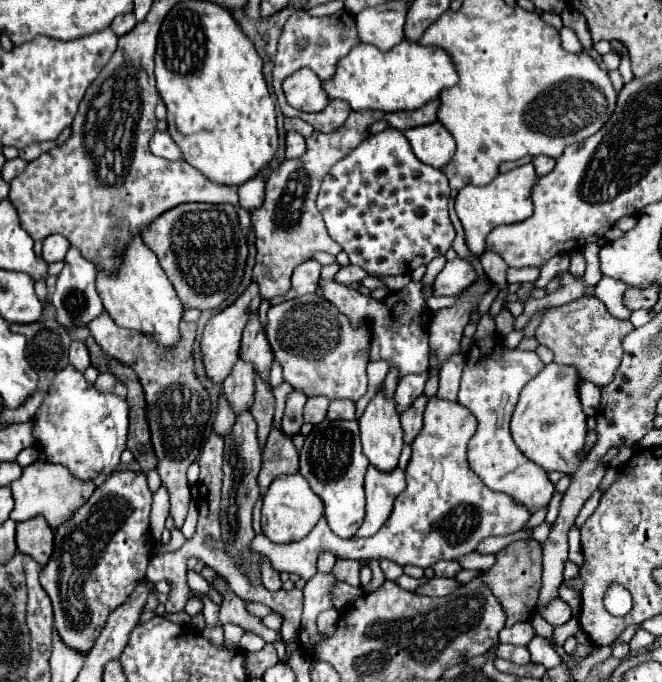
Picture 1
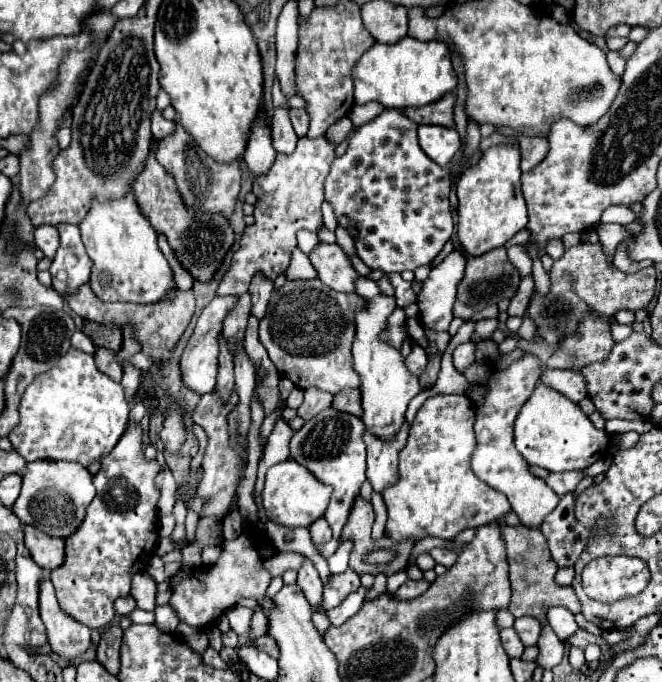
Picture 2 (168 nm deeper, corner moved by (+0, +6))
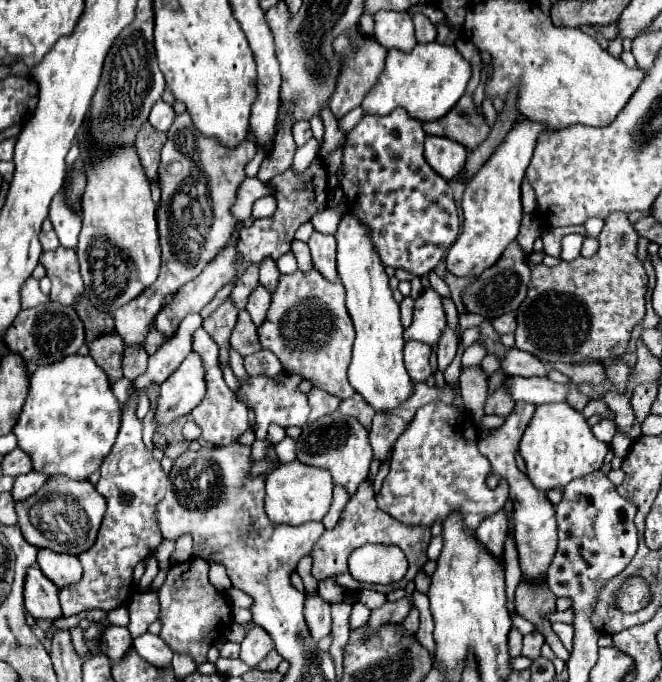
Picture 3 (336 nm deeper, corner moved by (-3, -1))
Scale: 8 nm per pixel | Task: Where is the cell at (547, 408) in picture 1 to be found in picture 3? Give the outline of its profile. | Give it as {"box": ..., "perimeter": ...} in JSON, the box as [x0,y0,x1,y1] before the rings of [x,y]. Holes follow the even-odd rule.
{"box":[520,403,608,491],"perimeter":[[[568,403],[538,405],[520,441],[520,455],[528,471],[526,475],[530,477],[534,487],[542,491],[564,487],[576,477],[598,471],[604,465],[606,453],[608,445],[594,437],[584,415],[572,409]]]}

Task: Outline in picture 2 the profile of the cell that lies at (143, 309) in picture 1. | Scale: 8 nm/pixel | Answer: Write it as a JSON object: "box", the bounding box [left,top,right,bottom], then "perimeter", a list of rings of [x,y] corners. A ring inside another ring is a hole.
{"box":[79,190,175,304],"perimeter":[[[133,190],[121,198],[109,198],[107,202],[93,200],[79,230],[93,262],[89,284],[101,300],[153,304],[167,298],[167,292],[175,286],[173,272],[157,246],[157,232],[137,206]]]}

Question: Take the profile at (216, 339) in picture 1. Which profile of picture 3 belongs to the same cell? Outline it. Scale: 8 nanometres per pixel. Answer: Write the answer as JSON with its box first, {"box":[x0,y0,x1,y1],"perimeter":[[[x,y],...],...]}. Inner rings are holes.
{"box":[156,351,206,425],"perimeter":[[[192,351],[180,367],[162,383],[156,423],[166,425],[172,419],[188,415],[206,395],[204,363],[200,353]]]}

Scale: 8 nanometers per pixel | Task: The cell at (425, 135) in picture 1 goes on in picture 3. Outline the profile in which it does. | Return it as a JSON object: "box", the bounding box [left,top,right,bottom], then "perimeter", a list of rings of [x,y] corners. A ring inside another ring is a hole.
{"box":[424,135,468,181],"perimeter":[[[426,135],[424,157],[438,175],[442,175],[446,181],[450,181],[460,171],[460,167],[466,163],[468,149],[448,137]]]}

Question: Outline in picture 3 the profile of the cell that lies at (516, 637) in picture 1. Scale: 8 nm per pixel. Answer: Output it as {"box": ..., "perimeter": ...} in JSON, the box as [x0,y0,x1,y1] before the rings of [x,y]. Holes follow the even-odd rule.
{"box":[522,631,544,659],"perimeter":[[[534,631],[534,633],[528,633],[524,635],[524,649],[522,649],[522,655],[524,657],[530,657],[530,659],[536,659],[540,655],[540,649],[544,645],[544,637]]]}

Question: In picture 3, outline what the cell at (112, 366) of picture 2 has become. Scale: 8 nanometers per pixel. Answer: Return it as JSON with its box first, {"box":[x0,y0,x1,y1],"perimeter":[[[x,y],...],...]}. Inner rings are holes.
{"box":[88,335,124,383],"perimeter":[[[102,335],[88,343],[90,347],[90,357],[104,369],[108,379],[116,383],[122,379],[122,357],[124,357],[124,343],[120,341],[120,335]]]}

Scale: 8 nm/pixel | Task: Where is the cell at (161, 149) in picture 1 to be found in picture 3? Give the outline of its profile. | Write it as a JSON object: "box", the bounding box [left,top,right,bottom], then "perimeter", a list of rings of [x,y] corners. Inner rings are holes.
{"box":[150,99,174,133],"perimeter":[[[162,99],[152,107],[152,113],[150,113],[150,125],[162,133],[166,133],[174,121],[174,111],[172,111],[172,105],[164,103]]]}

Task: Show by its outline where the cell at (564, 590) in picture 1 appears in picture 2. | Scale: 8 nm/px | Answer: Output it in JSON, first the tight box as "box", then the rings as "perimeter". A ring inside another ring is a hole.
{"box":[503,526,581,624],"perimeter":[[[503,526],[503,540],[507,544],[507,558],[509,558],[509,580],[513,588],[509,612],[513,616],[533,616],[541,624],[545,624],[545,612],[551,606],[563,606],[573,614],[581,612],[581,604],[571,586],[561,587],[555,584],[553,576],[557,572],[557,564],[549,554],[549,546],[545,536],[537,528],[525,526]]]}

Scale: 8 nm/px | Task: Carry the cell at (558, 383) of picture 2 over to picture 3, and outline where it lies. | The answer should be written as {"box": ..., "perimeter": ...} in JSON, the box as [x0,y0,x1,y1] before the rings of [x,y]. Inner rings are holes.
{"box":[506,377,570,405],"perimeter":[[[508,377],[506,385],[516,401],[526,401],[534,405],[542,403],[564,403],[570,385],[554,383],[548,377]]]}

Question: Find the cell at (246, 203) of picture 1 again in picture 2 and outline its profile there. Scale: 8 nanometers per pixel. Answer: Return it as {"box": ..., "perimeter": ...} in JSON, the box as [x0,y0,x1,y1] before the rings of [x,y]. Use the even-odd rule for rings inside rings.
{"box":[243,108,277,176],"perimeter":[[[261,108],[261,112],[257,114],[257,118],[251,126],[251,134],[249,134],[249,142],[247,142],[243,158],[249,166],[249,170],[255,176],[259,176],[259,174],[269,172],[269,168],[275,160],[275,154],[277,152],[273,150],[273,144],[271,144],[271,128],[267,124],[267,114]]]}

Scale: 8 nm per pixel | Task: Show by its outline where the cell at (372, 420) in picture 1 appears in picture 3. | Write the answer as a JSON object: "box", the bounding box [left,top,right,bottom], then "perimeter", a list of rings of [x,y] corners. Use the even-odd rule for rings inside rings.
{"box":[336,213,414,413],"perimeter":[[[346,213],[338,225],[336,241],[338,241],[338,275],[340,275],[340,281],[344,283],[346,307],[356,327],[356,341],[352,351],[352,363],[348,369],[348,381],[376,413],[388,413],[400,407],[404,401],[408,401],[414,393],[414,383],[406,371],[404,357],[402,357],[404,329],[400,325],[400,307],[394,301],[392,291],[388,287],[388,275],[384,273],[384,265],[380,265],[378,261],[380,257],[376,257],[376,251],[372,249],[372,241],[368,241],[368,227],[360,225],[360,221],[352,217],[352,213]]]}

